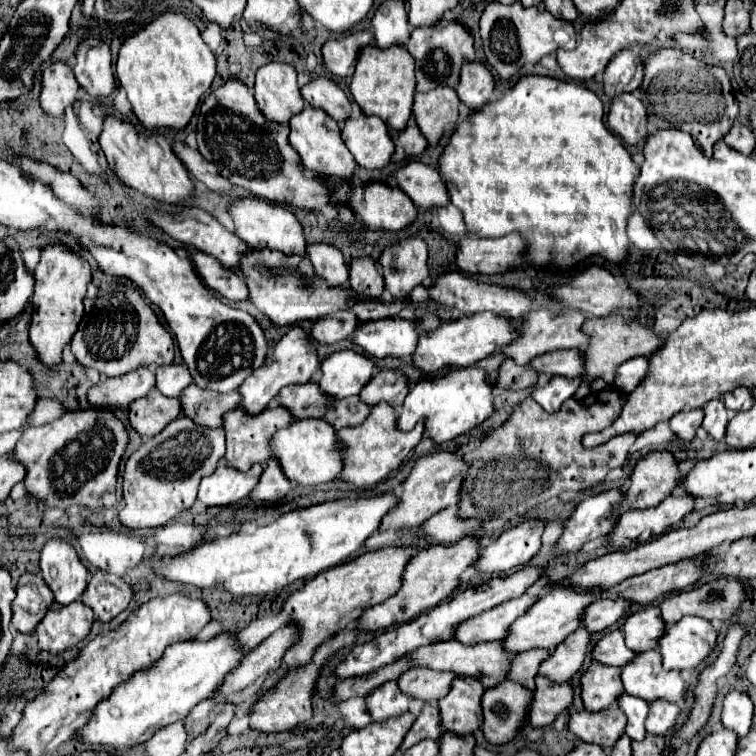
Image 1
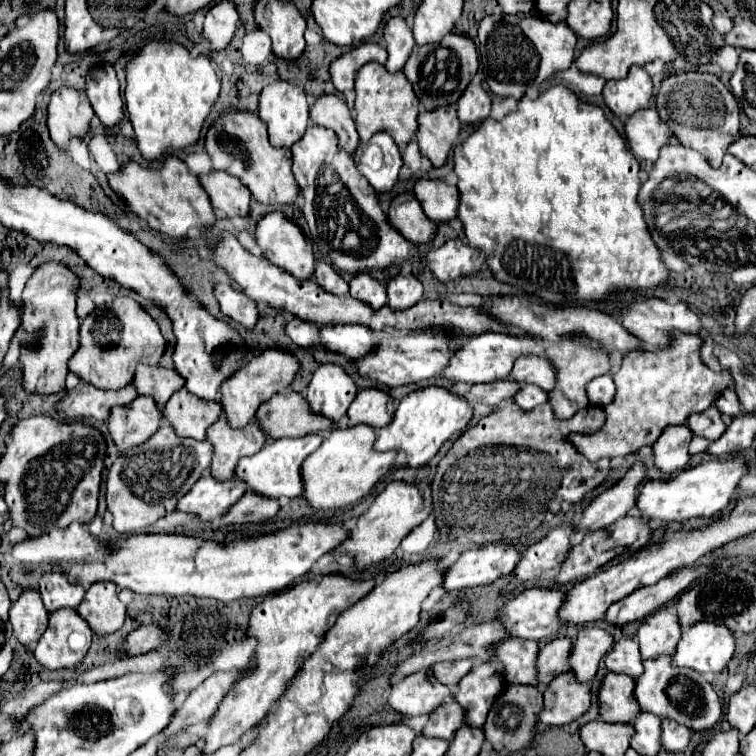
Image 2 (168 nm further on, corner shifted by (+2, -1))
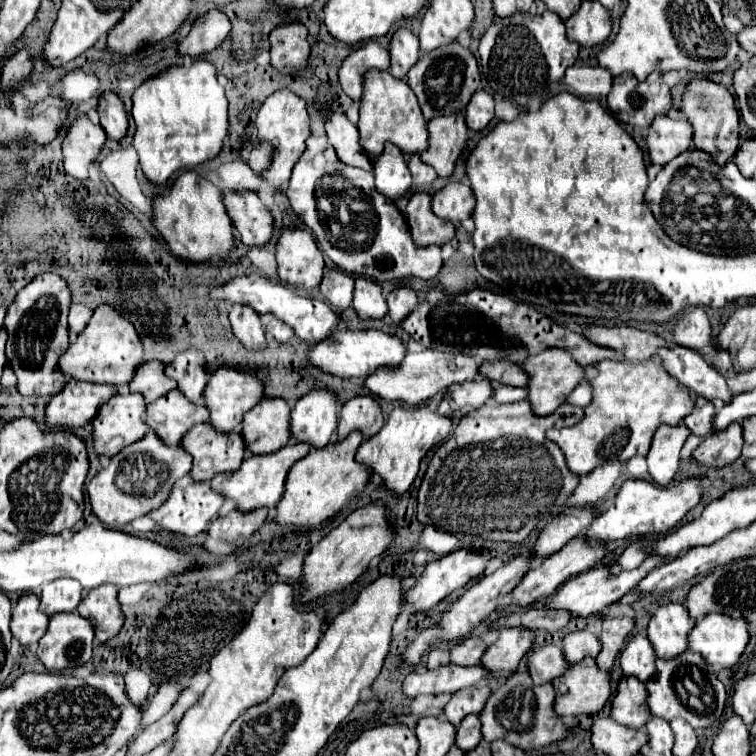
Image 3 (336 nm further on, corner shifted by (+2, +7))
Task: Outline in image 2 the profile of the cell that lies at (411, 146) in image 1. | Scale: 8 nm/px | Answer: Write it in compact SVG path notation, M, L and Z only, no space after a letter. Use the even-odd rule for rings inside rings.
M411 141L405 149L403 149L403 167L399 171L399 179L405 181L409 177L421 175L431 167L431 161L419 151L419 145L415 141Z

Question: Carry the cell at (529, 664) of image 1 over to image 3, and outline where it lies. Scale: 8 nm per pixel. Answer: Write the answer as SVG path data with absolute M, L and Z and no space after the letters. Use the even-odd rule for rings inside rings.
M587 629L565 635L563 643L565 643L563 653L565 653L565 659L567 659L569 663L579 663L579 661L583 661L585 657L595 657L595 655L599 655L599 651L601 651L599 637L593 635L593 633L589 633Z

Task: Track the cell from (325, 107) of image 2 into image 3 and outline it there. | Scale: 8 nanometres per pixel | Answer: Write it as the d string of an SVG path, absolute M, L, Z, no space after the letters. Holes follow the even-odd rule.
M333 113L331 121L325 123L325 131L329 143L333 145L343 163L371 171L371 159L359 145L359 131L353 123L349 123L345 113Z

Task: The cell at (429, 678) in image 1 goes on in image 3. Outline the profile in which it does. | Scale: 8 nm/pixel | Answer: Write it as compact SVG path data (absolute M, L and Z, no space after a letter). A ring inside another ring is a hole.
M473 635L473 637L461 641L459 645L451 647L451 663L463 665L463 667L479 665L485 649L487 649L485 641L481 637L477 637L477 635Z

